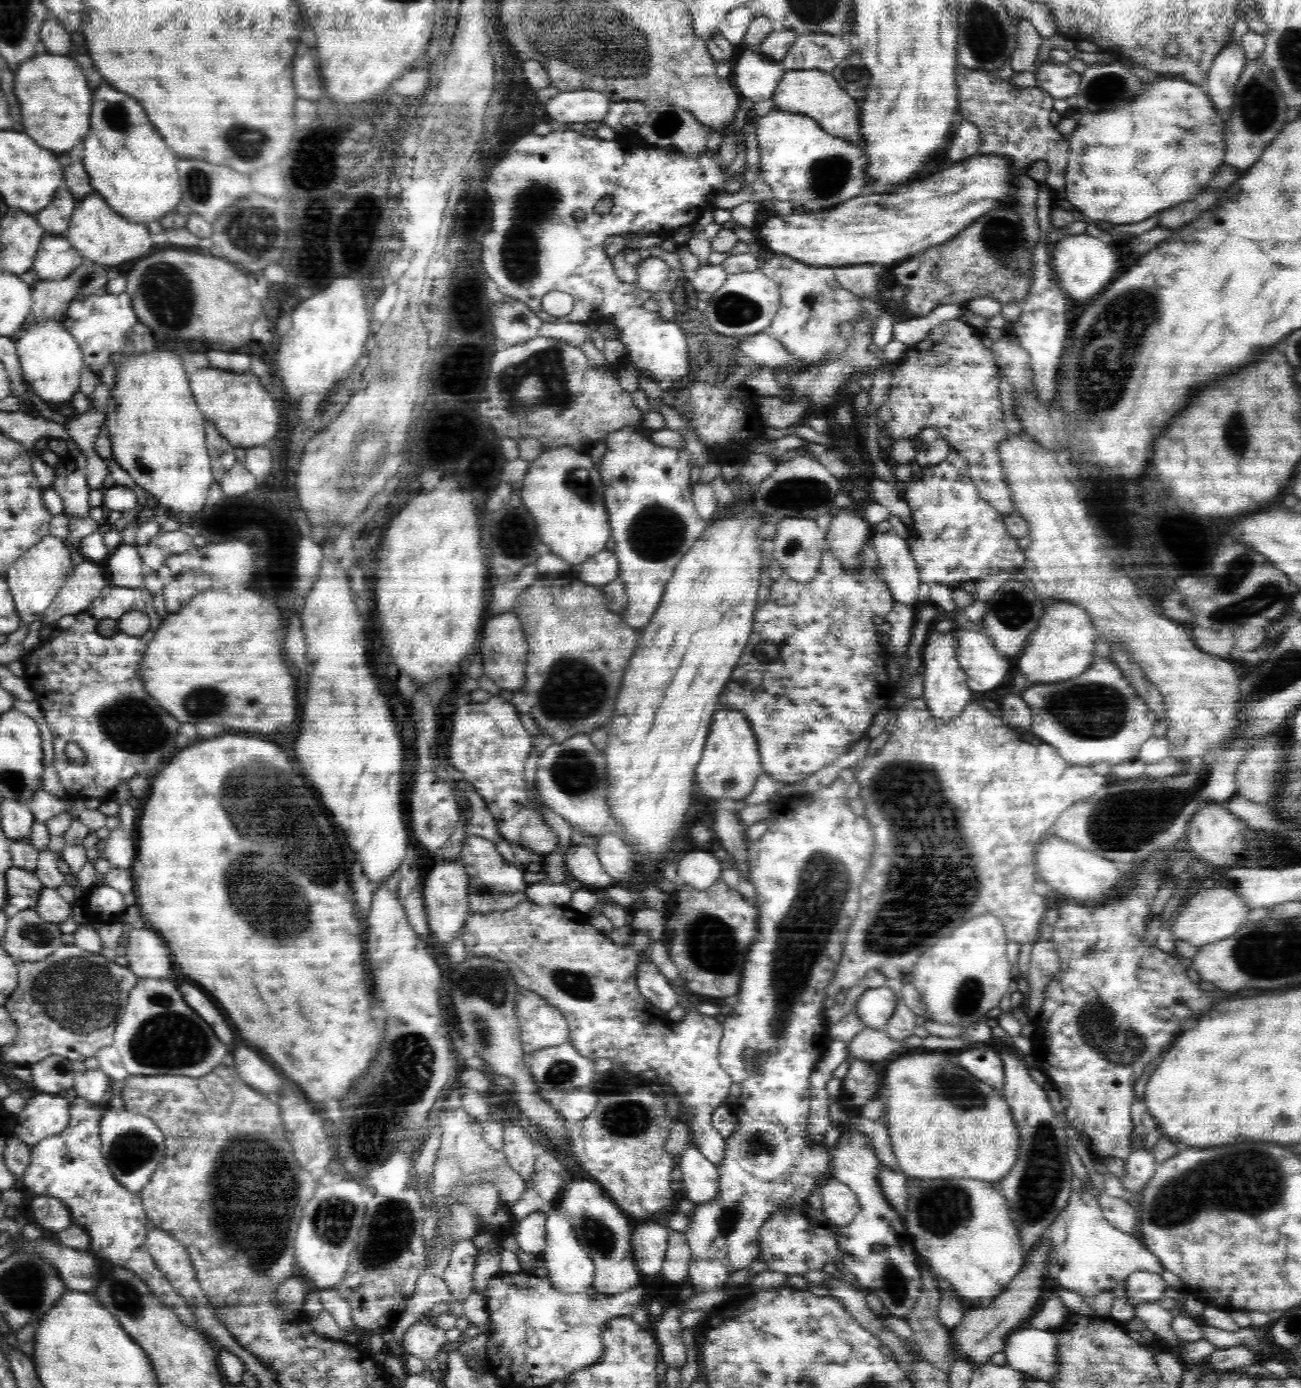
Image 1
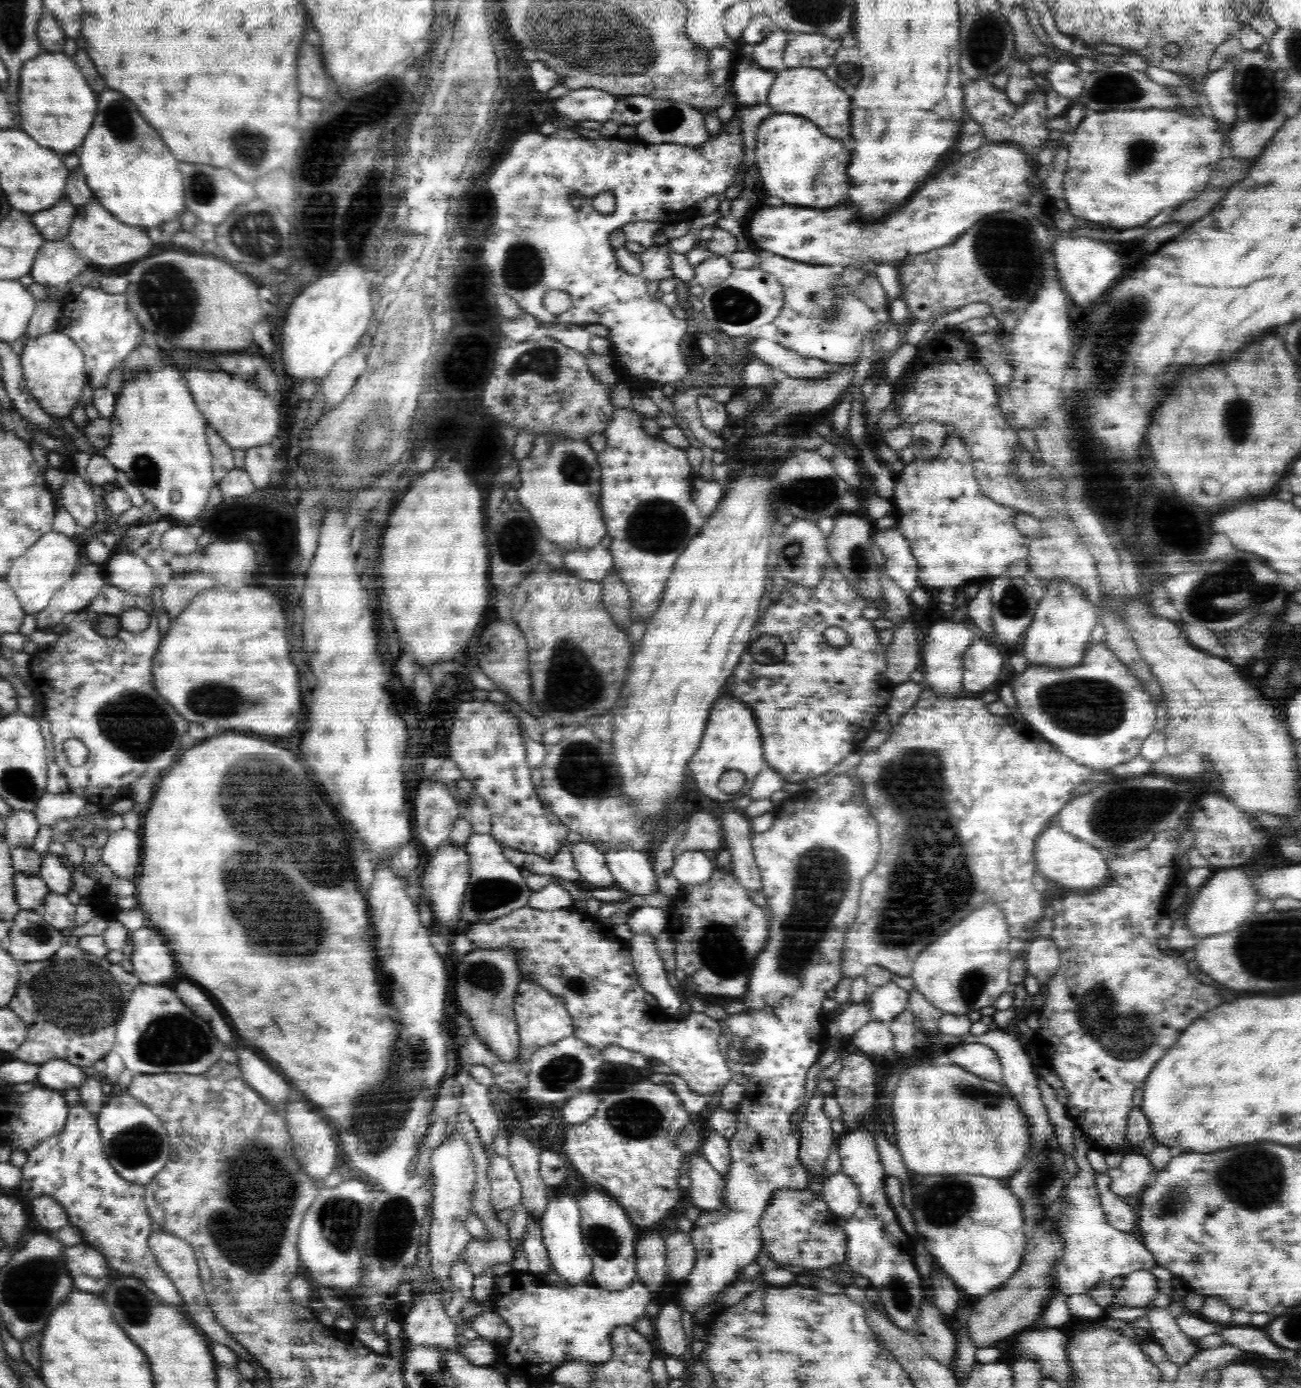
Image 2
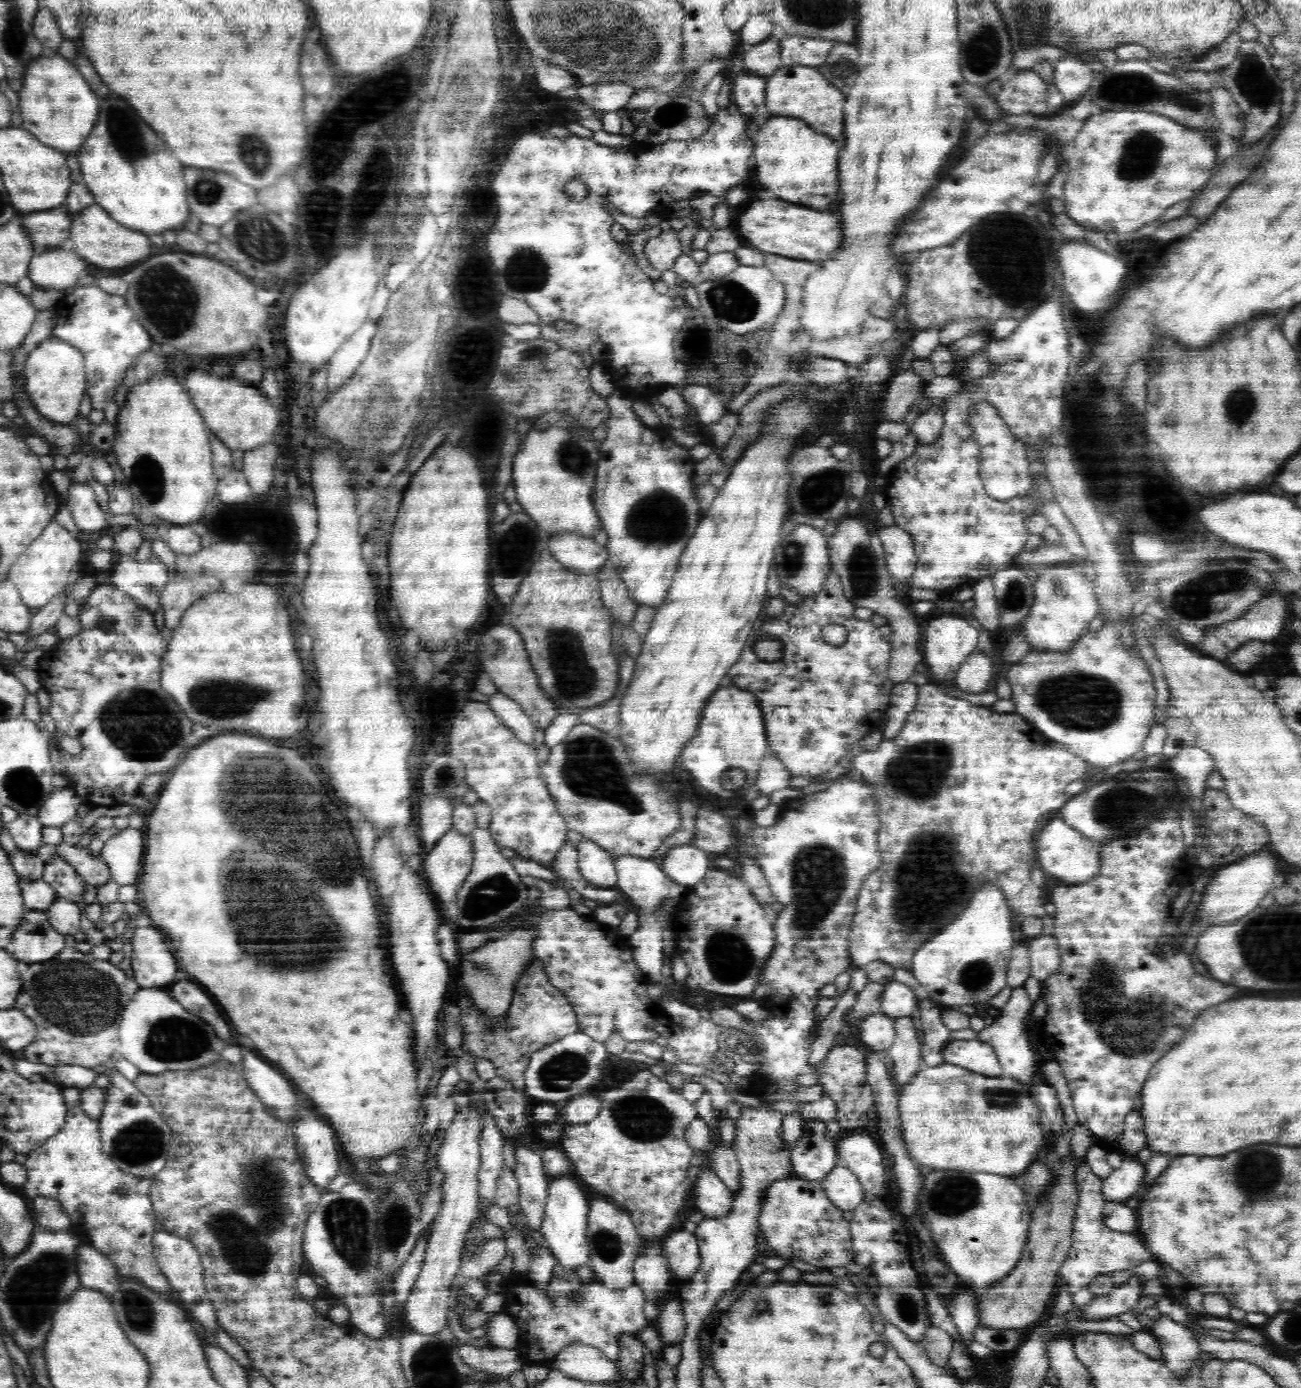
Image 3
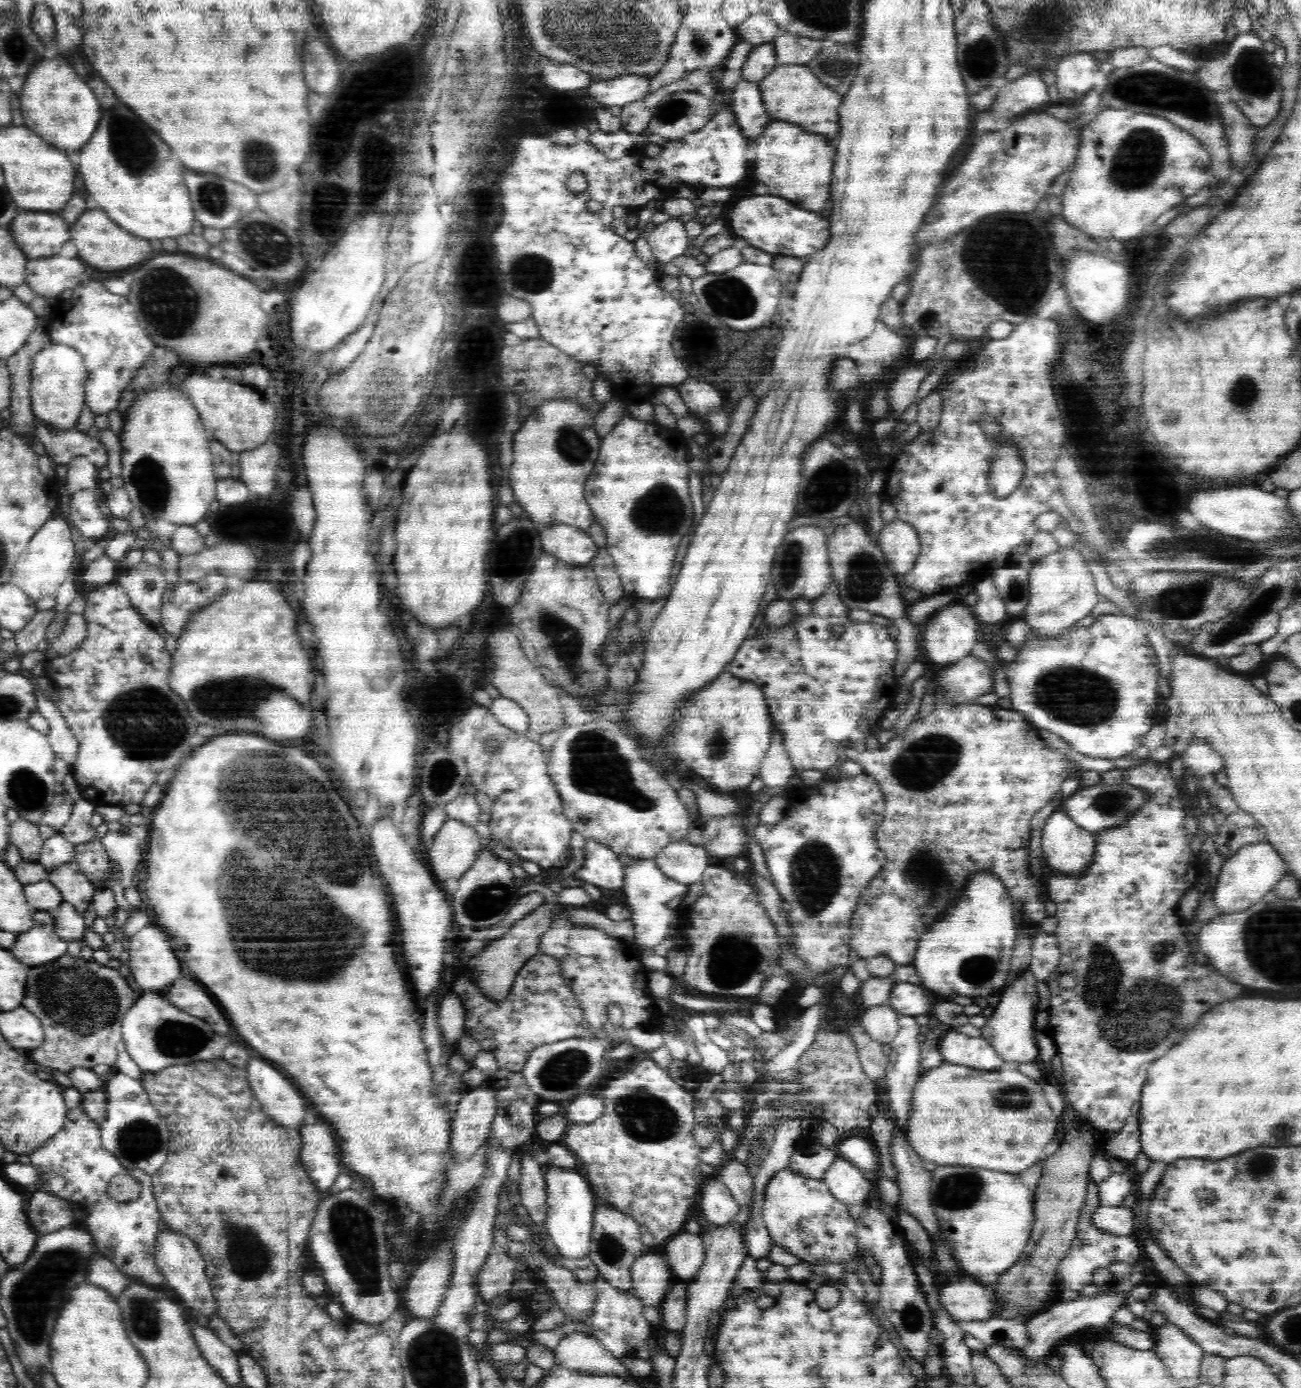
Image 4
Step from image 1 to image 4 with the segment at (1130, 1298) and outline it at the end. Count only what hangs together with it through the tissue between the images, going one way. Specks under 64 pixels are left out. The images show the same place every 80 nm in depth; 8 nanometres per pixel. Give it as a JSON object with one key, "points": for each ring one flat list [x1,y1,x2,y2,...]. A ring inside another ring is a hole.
{"points":[[1106,1291,1094,1297,1072,1298,1068,1302,1058,1301,1048,1310,1038,1312,1034,1317,1025,1321,1028,1327,1031,1341,1021,1348,1023,1356,1034,1364,1034,1362,1047,1362,1056,1344,1060,1343,1067,1335,1086,1327,1102,1327,1110,1323,1114,1314,1124,1306,1124,1300,1128,1296,1128,1291]]}

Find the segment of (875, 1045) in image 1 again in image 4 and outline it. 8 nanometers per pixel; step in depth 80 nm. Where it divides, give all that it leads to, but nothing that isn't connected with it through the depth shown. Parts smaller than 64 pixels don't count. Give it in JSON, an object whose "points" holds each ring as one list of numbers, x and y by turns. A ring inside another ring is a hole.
{"points":[[888,1004,867,1009,861,1022,864,1031,880,1045,891,1045,899,1030,900,1014]]}

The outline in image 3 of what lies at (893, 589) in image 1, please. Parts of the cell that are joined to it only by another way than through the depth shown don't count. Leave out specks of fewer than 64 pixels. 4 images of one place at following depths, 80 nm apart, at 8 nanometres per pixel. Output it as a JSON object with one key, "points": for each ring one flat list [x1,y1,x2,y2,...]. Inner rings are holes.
{"points":[[897,525,880,528,878,536,884,547,888,574,896,582,910,584,918,561,912,537]]}

